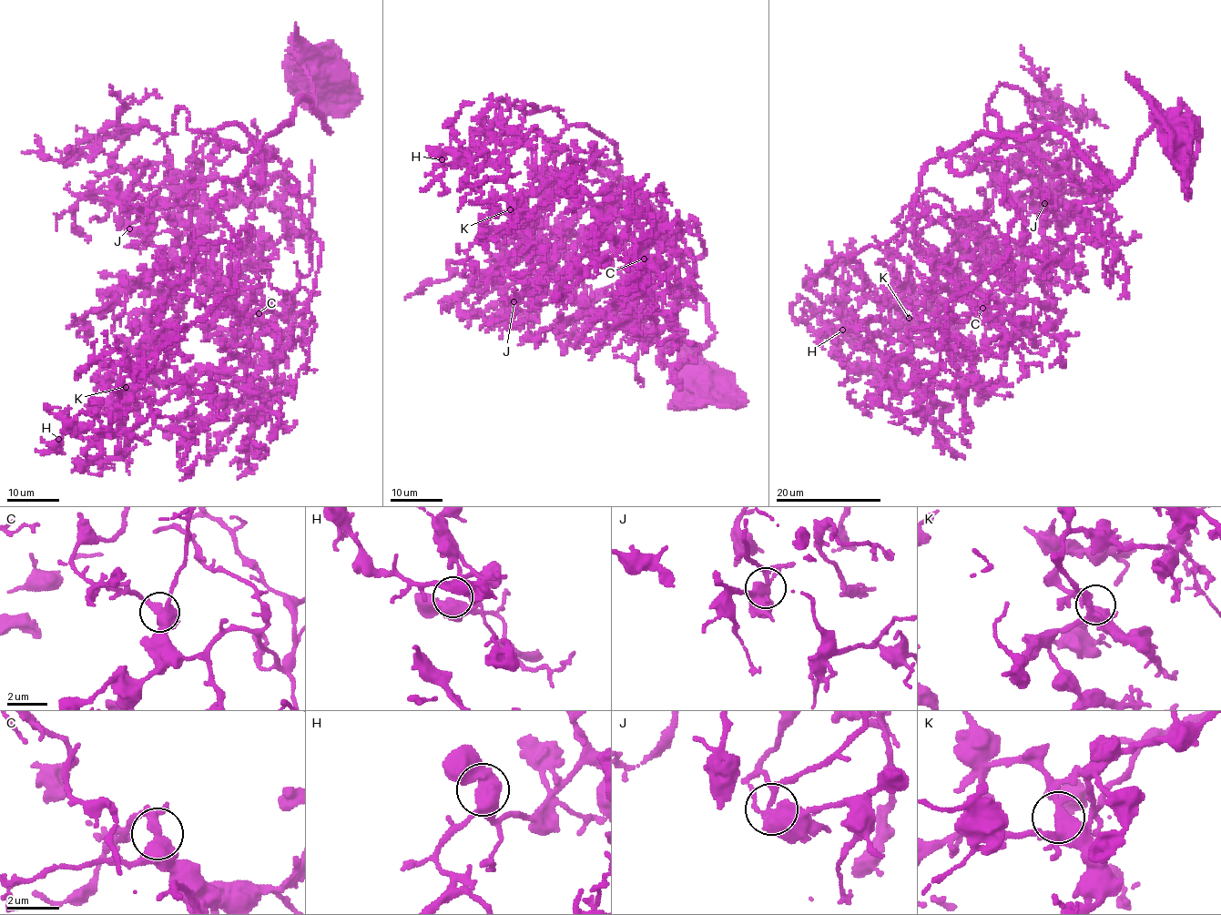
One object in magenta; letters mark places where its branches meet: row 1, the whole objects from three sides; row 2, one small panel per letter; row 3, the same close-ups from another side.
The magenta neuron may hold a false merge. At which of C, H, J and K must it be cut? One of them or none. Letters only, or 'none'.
none

